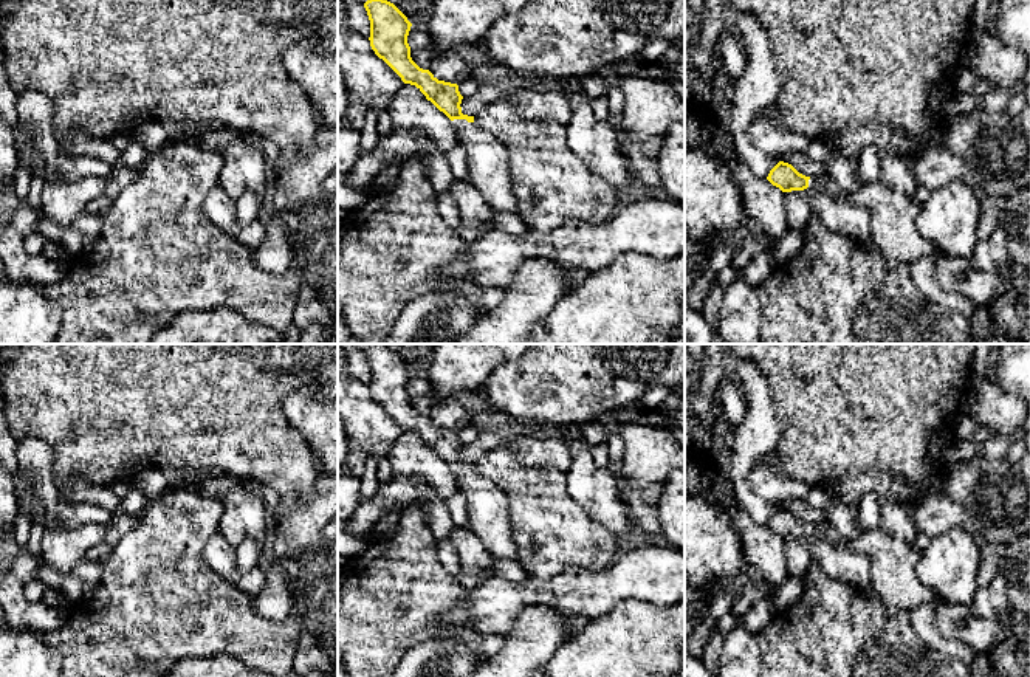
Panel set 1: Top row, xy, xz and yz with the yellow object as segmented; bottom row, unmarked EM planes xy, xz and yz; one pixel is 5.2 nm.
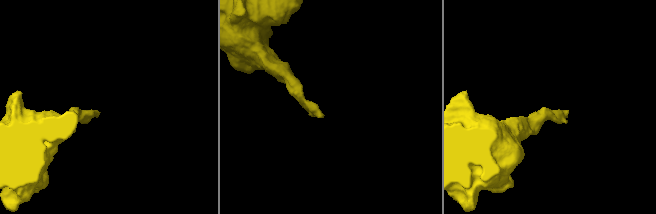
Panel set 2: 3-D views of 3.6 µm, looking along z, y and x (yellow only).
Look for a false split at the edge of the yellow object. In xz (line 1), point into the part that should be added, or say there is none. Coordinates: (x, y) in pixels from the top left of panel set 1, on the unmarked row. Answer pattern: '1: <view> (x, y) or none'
1: xz (488, 515)

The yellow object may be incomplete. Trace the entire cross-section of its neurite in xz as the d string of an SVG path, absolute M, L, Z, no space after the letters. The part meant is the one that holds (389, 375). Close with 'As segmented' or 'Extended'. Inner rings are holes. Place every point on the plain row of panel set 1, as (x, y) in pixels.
M370 345L364 350L370 367L370 393L404 431L415 432L427 448L443 459L466 497L469 530L485 548L499 559L517 561L511 536L508 500L488 479L474 471L474 463L462 460L463 443L457 431L438 428L429 417L420 415L410 404L407 383L412 370L390 349Z. Extended

